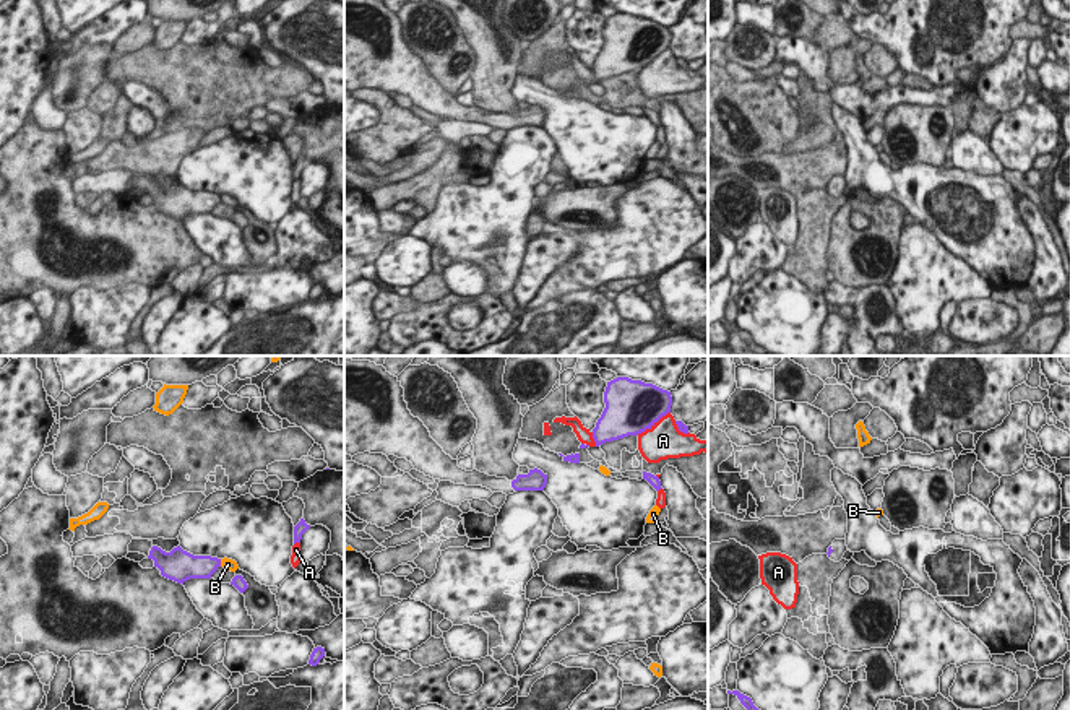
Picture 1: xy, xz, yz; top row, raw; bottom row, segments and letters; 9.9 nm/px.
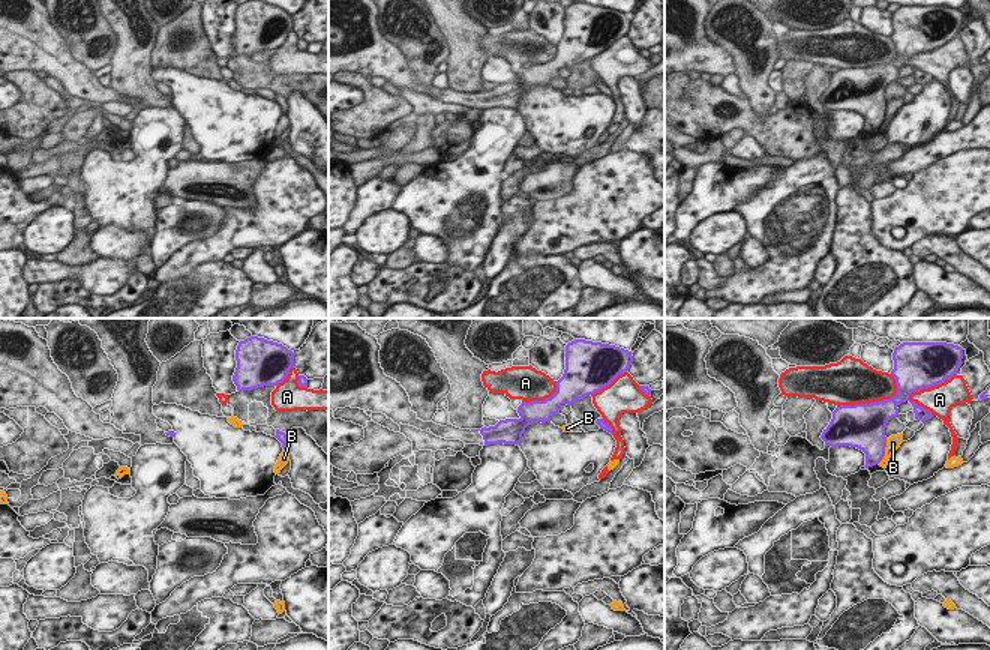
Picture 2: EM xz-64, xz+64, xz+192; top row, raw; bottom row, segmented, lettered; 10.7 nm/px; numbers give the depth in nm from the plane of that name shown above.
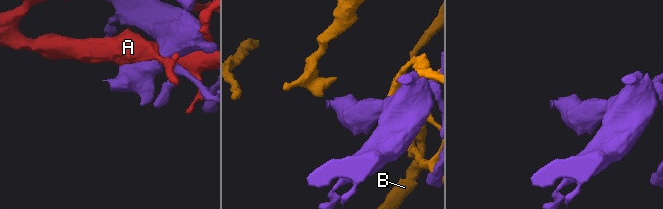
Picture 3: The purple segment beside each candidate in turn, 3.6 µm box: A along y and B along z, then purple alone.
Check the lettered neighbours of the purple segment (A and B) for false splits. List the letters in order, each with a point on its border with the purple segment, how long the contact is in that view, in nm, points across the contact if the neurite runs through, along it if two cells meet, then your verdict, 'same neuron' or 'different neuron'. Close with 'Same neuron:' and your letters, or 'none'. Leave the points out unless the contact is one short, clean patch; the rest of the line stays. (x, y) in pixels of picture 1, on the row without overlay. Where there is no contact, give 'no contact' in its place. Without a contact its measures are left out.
A: xz (653, 59) | 400 nm | different neuron
B: xy (220, 199) | 80 nm | different neuron
Same neuron: none

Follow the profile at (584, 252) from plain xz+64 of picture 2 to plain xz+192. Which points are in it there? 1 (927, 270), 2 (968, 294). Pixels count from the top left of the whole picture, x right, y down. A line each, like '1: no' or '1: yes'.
1: no
2: no

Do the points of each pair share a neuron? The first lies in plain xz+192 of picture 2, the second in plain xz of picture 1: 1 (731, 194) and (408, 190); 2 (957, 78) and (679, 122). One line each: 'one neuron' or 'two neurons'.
1: two neurons
2: one neuron

